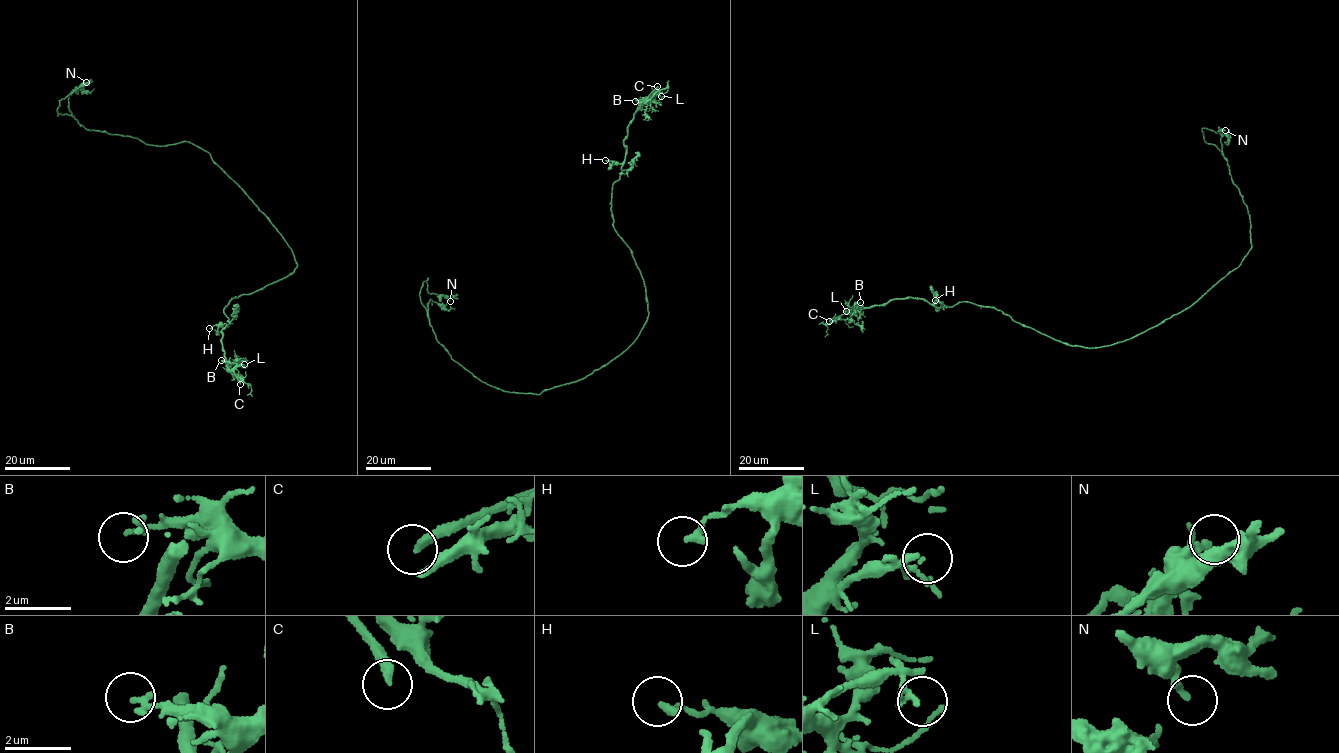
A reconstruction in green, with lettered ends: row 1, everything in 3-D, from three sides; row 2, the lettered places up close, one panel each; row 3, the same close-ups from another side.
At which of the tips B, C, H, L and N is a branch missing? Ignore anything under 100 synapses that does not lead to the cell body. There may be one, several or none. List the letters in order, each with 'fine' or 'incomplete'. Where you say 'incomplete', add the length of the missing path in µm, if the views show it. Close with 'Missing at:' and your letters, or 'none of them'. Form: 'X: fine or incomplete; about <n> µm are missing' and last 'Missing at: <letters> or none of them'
B: fine
C: incomplete; about 60 µm are missing
H: fine
L: fine
N: fine
Missing at: C

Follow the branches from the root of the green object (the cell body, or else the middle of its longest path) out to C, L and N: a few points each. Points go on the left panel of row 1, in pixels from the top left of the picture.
C: (278, 231), (297, 264), (292, 274), (235, 297), (223, 310), (229, 323), (220, 332), (223, 355), (240, 384)
L: (278, 231), (297, 264), (292, 274), (235, 297), (223, 310), (225, 361), (231, 370), (244, 364)
N: (278, 231), (208, 152), (191, 142), (154, 145), (91, 131), (69, 115), (57, 116), (60, 99), (86, 82)

